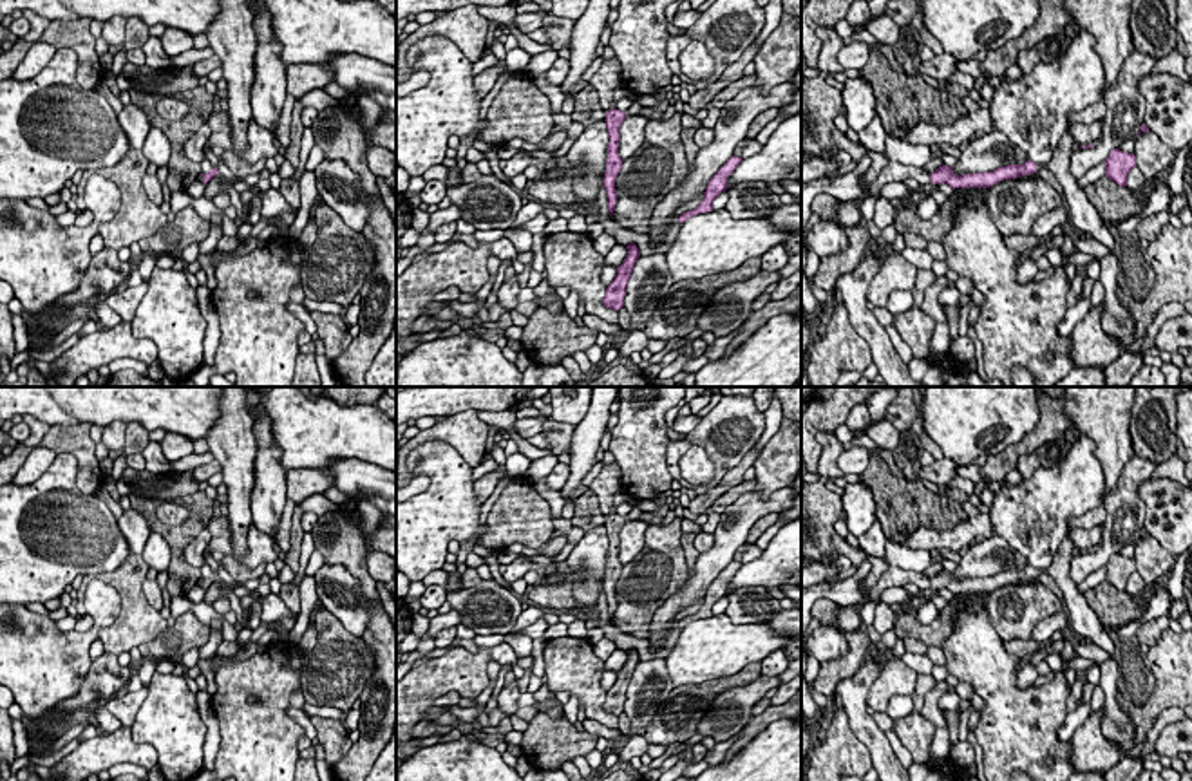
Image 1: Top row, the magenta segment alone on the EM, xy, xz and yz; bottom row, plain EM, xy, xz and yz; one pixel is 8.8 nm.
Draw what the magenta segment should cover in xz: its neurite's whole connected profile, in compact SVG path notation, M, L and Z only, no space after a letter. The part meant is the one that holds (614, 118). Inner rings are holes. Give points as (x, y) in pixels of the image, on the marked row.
M617 58L604 60L602 65L588 81L581 80L575 83L572 94L581 92L586 85L593 85L597 89L601 107L606 110L604 121L606 121L610 143L608 143L606 172L604 172L602 184L606 188L608 210L611 217L617 204L615 181L624 161L619 155L619 141L620 141L619 128L626 119L626 114L622 110L617 110L613 101L613 89L622 85L620 61Z

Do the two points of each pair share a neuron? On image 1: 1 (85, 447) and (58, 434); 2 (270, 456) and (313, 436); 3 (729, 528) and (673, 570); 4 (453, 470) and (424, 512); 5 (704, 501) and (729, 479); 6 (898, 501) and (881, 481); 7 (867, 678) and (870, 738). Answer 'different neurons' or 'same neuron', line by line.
1: same neuron
2: different neurons
3: different neurons
4: same neuron
5: same neuron
6: same neuron
7: same neuron

